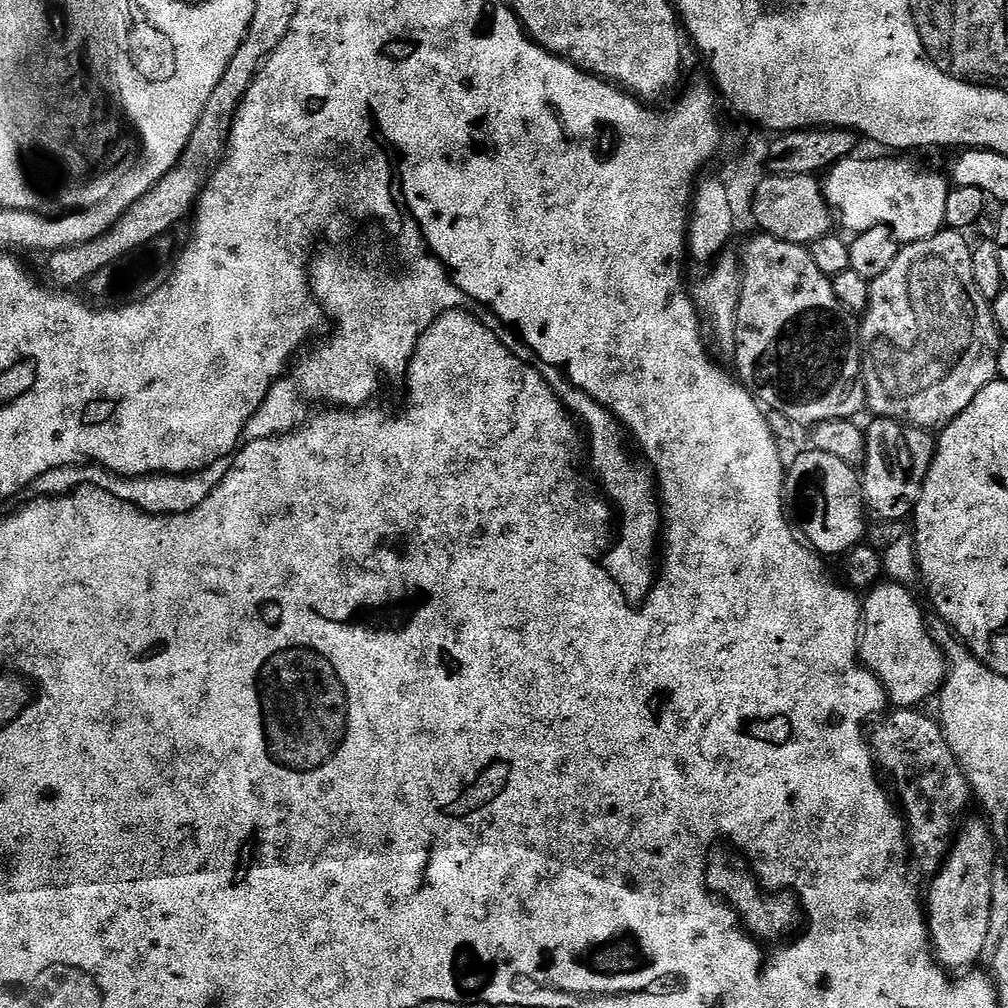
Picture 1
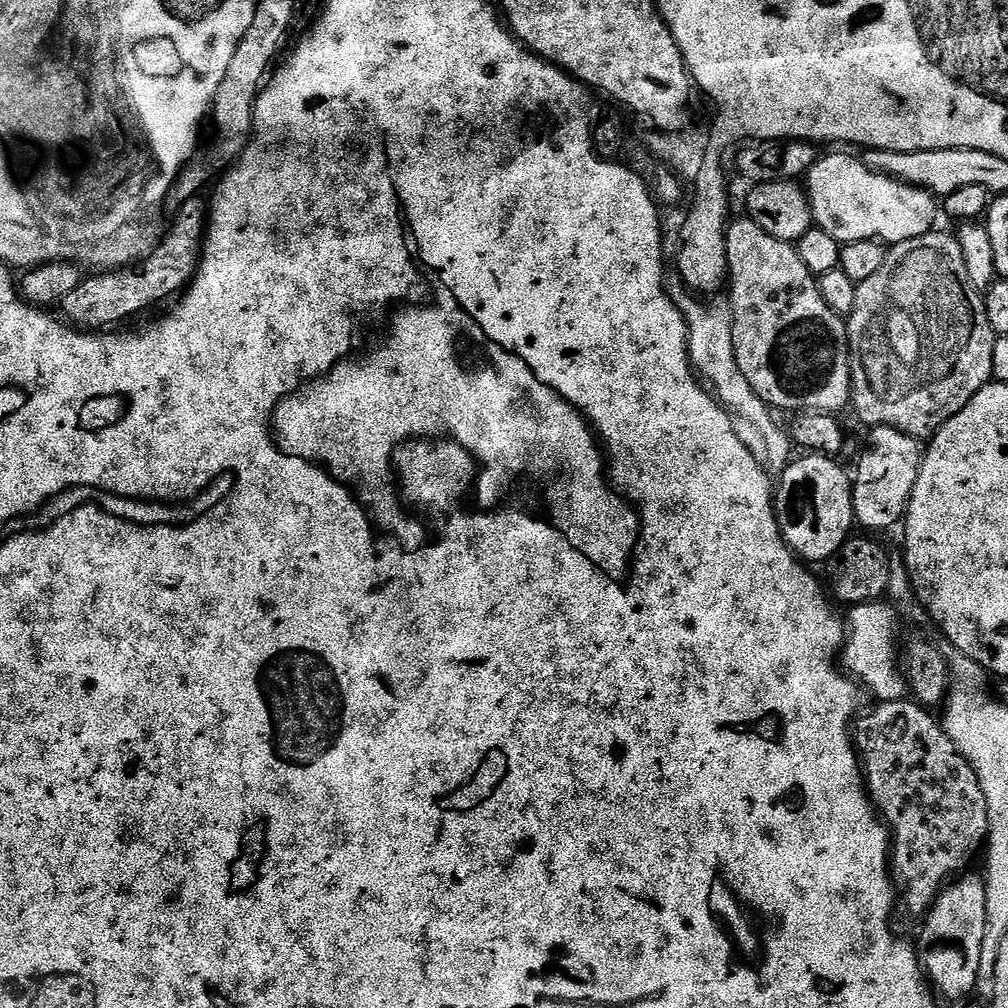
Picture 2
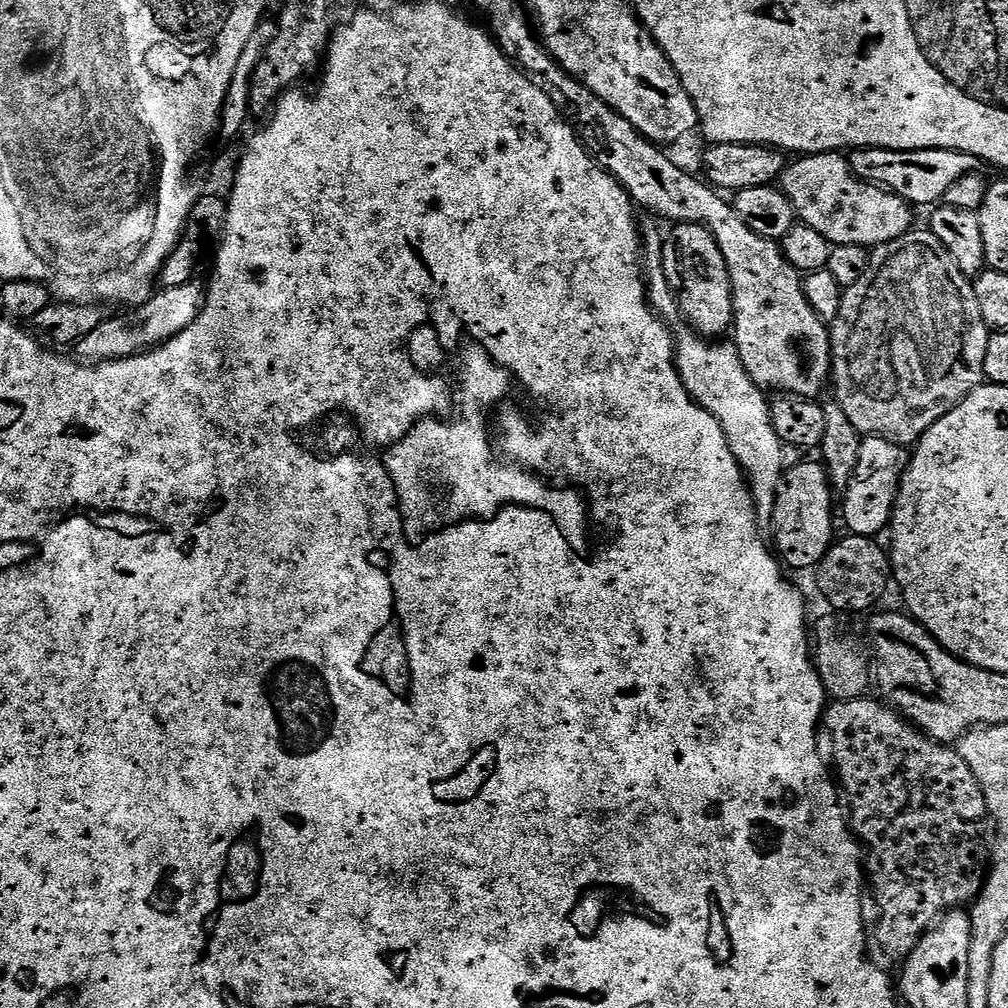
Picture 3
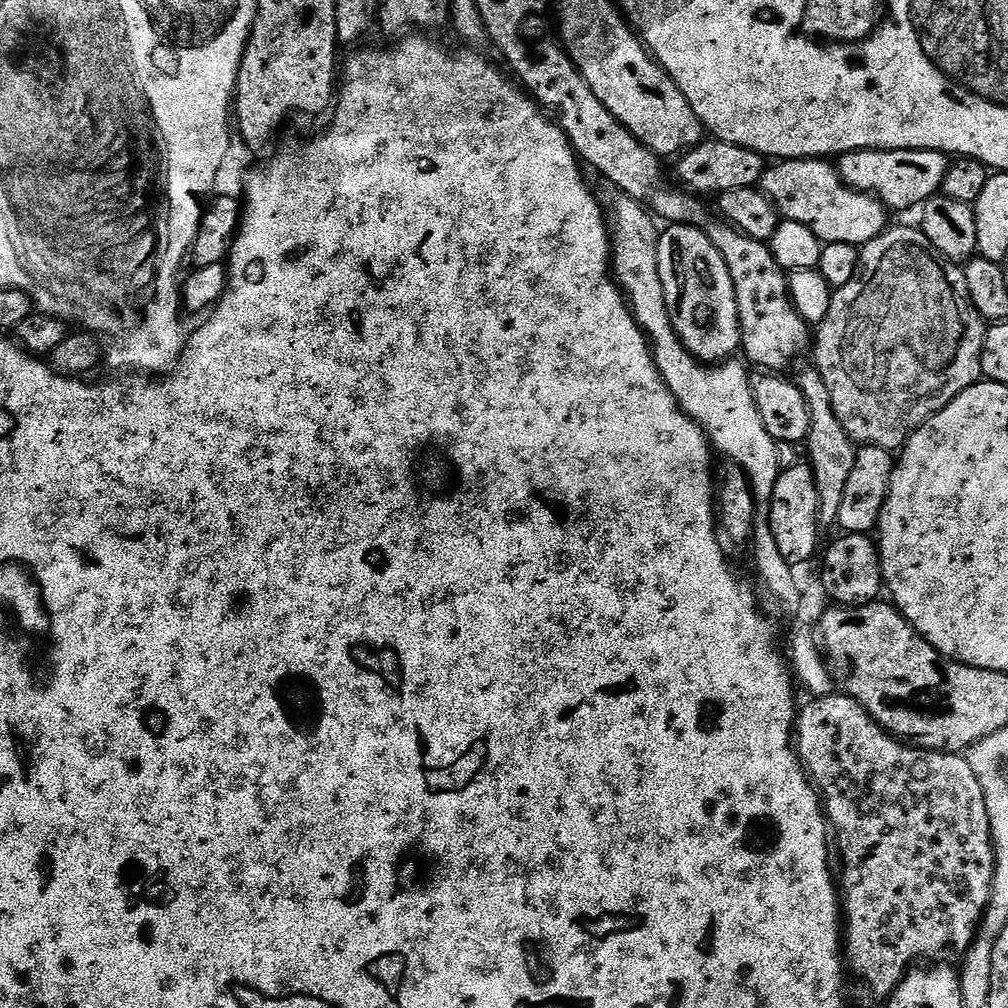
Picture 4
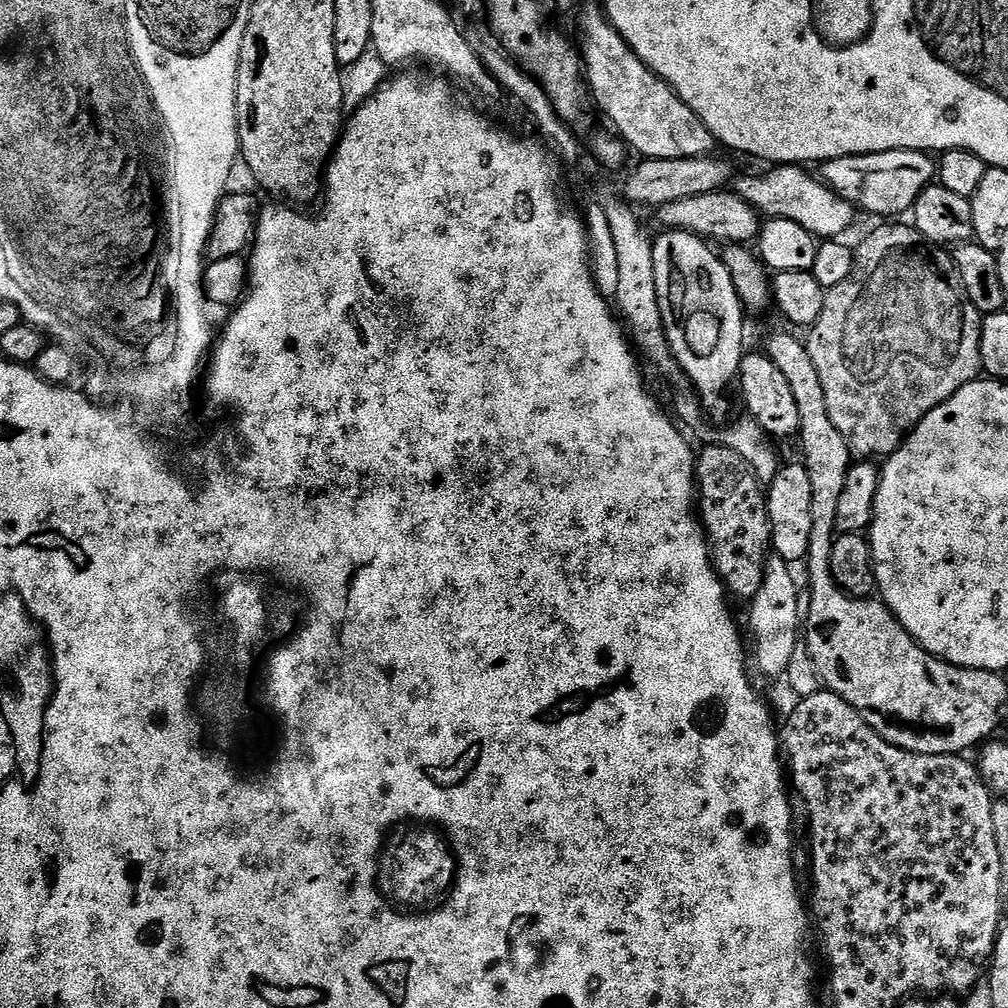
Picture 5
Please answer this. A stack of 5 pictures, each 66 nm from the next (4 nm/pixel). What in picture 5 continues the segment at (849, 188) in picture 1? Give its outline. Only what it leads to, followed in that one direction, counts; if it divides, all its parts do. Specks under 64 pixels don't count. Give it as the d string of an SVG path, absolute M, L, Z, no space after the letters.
M781 164L767 170L769 172L764 172L761 176L737 179L734 184L735 193L750 202L750 206L754 206L761 217L798 222L798 226L810 230L810 234L821 241L843 237L843 232L858 217L857 209L850 202L846 202L846 198L834 194L834 190L827 188L824 181L813 173L812 177L807 167Z

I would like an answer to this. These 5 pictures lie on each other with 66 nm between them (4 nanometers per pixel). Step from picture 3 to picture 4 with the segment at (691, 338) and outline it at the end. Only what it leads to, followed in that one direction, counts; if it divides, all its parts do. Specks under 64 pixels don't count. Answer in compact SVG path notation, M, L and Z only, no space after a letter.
M607 182L601 185L598 195L610 221L614 279L624 293L628 307L632 309L633 318L648 337L660 377L674 394L680 409L708 436L713 449L719 455L721 452L722 455L729 456L737 464L735 467L747 476L756 501L756 520L753 522L750 539L752 544L756 543L756 570L765 590L782 607L796 608L800 604L800 588L796 585L797 569L788 564L786 558L782 558L778 542L774 542L771 526L774 488L782 471L781 449L777 440L770 438L770 433L762 422L762 414L758 414L749 365L740 358L729 358L719 364L706 364L695 360L690 350L686 350L670 322L664 301L662 278L658 274L661 229L656 228L657 221L645 205L618 186Z

